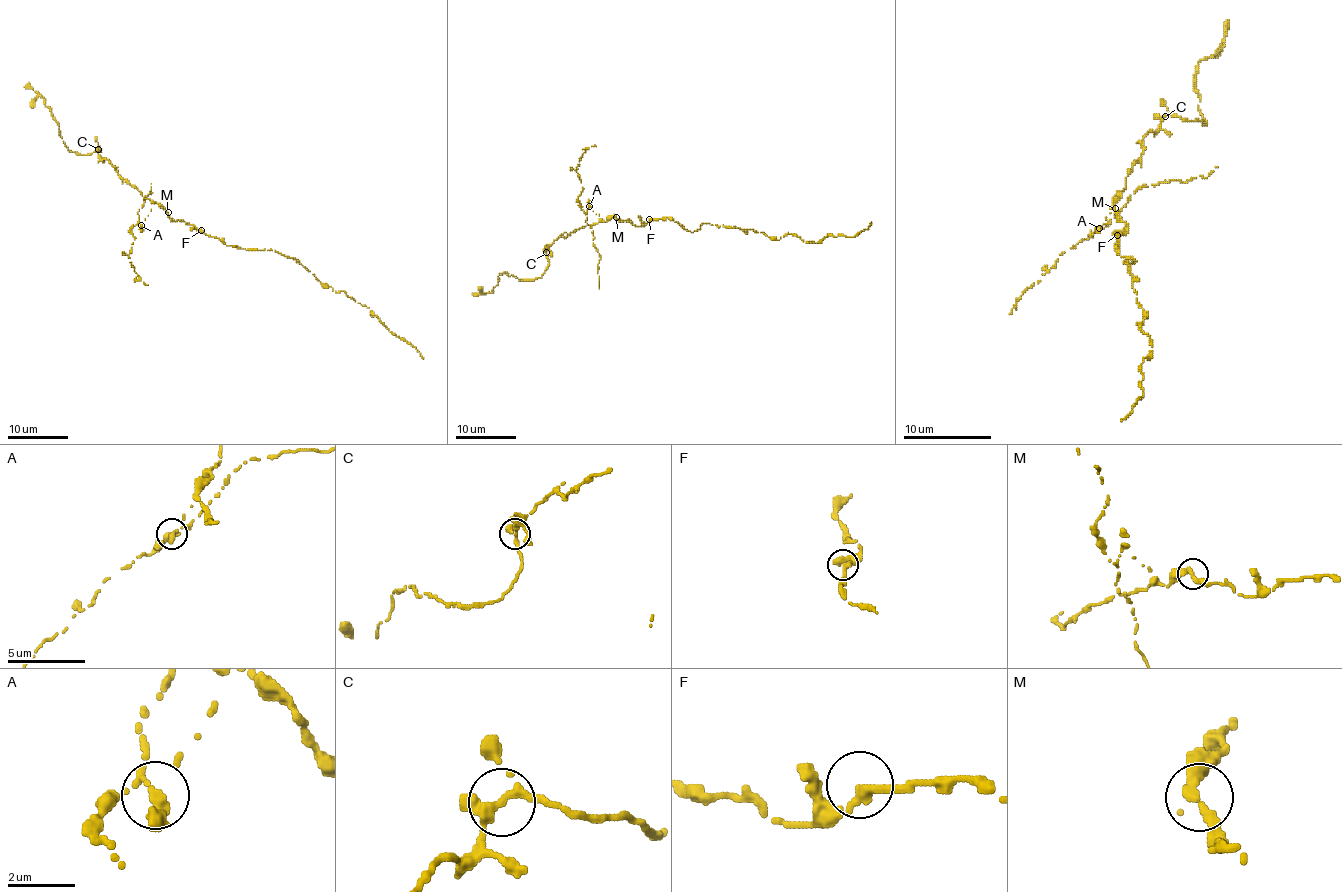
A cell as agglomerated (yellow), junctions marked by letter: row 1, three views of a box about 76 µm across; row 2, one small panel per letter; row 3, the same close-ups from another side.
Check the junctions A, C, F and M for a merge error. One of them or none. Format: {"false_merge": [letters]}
{"false_merge": ["A"]}

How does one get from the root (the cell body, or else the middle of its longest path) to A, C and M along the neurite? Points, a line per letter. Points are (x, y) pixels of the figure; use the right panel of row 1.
A: (1123, 235), (1128, 226), (1121, 219), (1119, 222), (1115, 202), (1126, 189), (1130, 200), (1099, 228)
C: (1123, 235), (1128, 226), (1119, 222), (1115, 202), (1143, 151), (1143, 138), (1165, 116)
M: (1123, 235), (1128, 226), (1121, 219), (1119, 222), (1115, 208)

